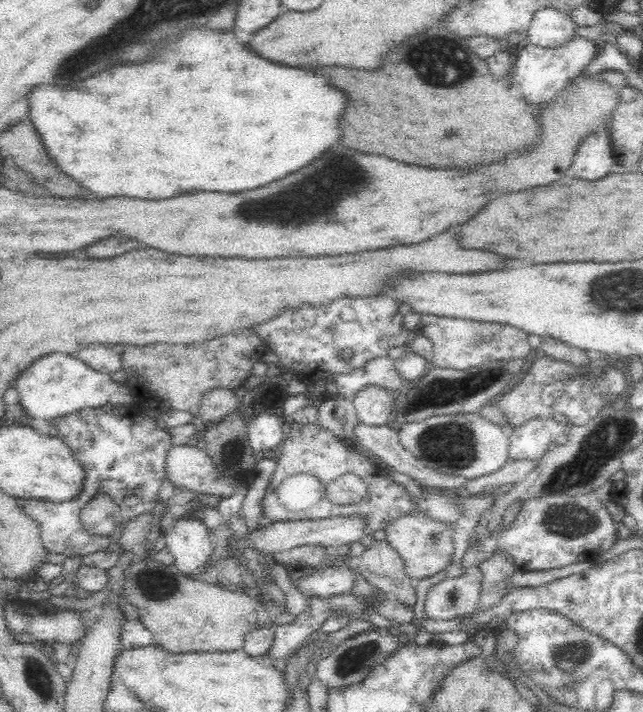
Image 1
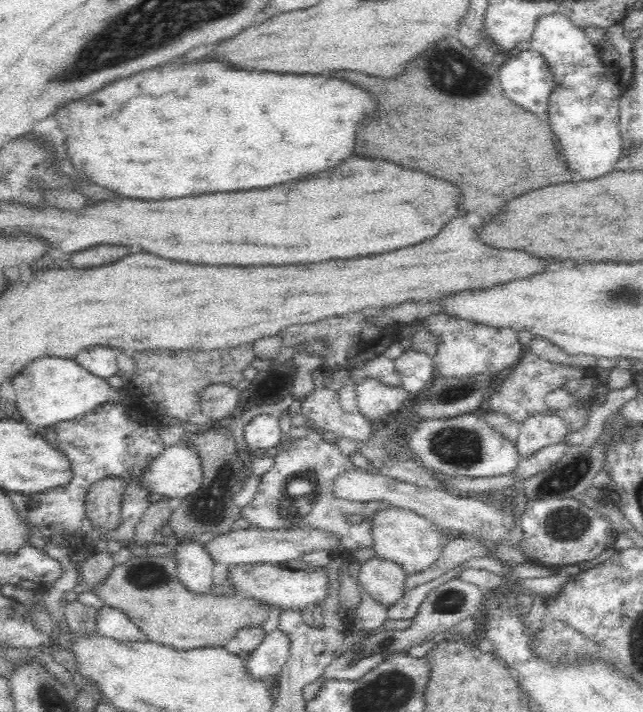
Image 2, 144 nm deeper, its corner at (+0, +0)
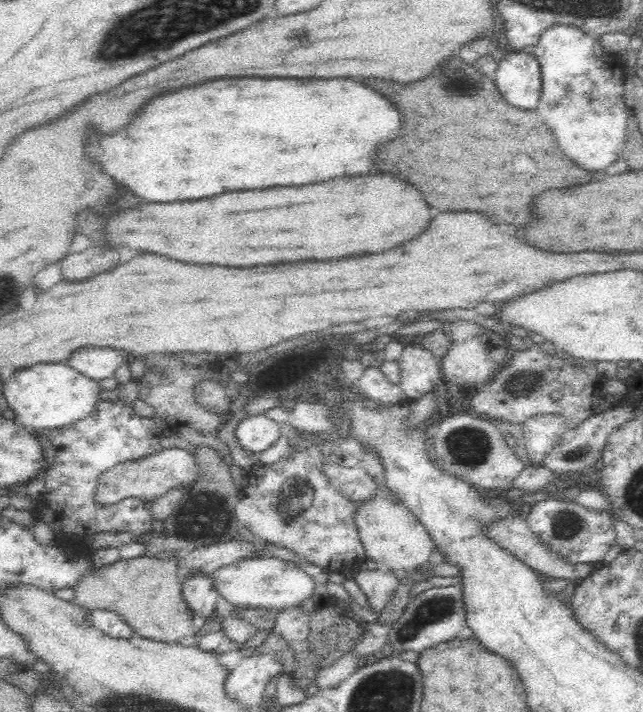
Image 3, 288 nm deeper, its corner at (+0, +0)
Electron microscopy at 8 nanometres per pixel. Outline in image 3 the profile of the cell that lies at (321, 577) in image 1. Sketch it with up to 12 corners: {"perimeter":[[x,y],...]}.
{"perimeter":[[280,558],[220,568],[214,586],[234,606],[300,608],[314,580]]}

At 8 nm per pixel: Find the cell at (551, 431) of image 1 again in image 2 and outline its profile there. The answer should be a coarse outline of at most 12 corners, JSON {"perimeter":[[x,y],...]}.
{"perimeter":[[534,414],[514,442],[520,458],[566,442],[562,414]]}

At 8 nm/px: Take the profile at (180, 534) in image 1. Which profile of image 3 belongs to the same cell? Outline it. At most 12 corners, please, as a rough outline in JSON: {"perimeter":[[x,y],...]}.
{"perimeter":[[190,572],[184,600],[200,620],[216,614],[220,592],[212,574]]}

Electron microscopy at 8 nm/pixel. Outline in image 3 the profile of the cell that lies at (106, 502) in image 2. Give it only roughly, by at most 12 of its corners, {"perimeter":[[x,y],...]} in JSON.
{"perimeter":[[184,444],[102,474],[96,504],[154,502],[198,480]]}

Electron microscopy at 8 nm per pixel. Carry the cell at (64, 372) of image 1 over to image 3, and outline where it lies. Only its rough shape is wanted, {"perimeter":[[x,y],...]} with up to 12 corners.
{"perimeter":[[68,364],[6,380],[14,424],[72,426],[100,402],[100,382]]}

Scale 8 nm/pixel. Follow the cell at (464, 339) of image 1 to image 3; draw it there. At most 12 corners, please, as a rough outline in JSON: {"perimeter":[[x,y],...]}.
{"perimeter":[[470,320],[444,324],[450,388],[492,380],[516,354]]}

